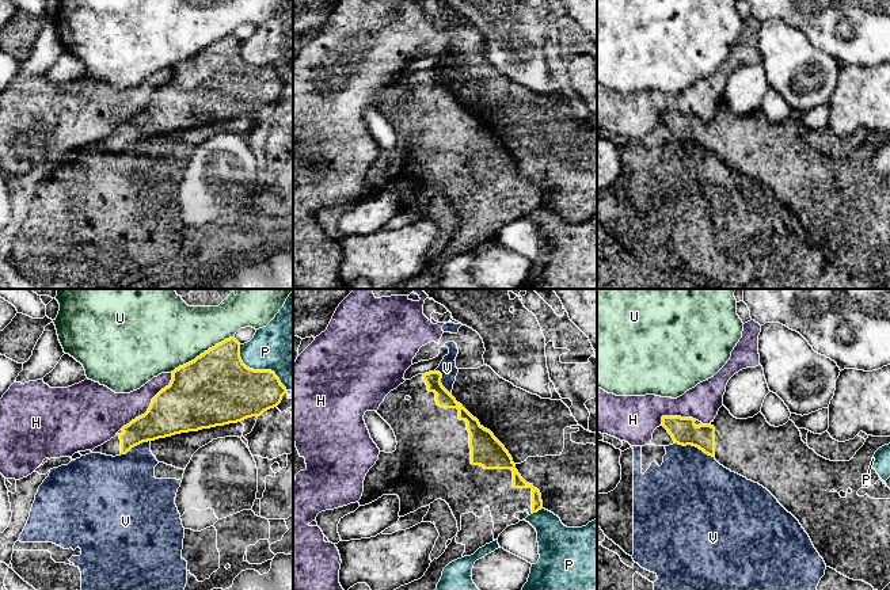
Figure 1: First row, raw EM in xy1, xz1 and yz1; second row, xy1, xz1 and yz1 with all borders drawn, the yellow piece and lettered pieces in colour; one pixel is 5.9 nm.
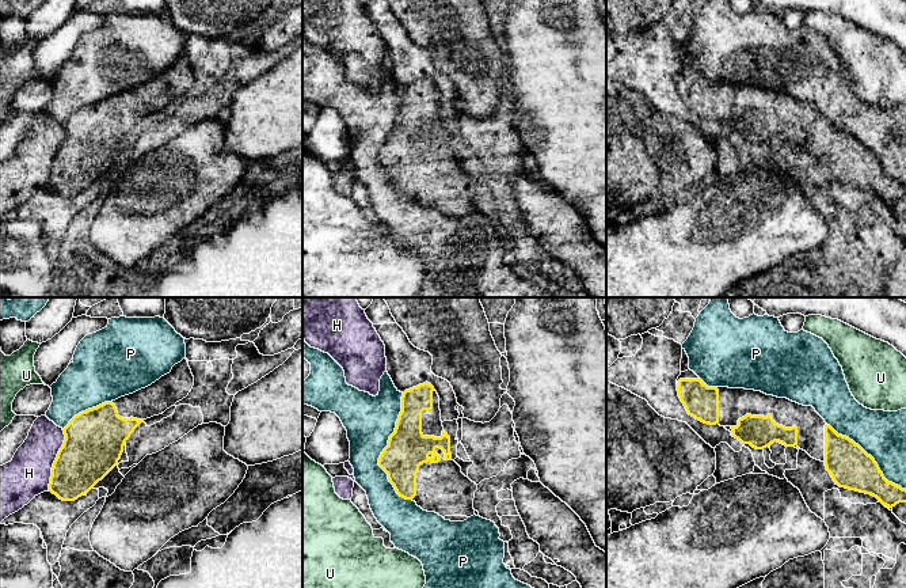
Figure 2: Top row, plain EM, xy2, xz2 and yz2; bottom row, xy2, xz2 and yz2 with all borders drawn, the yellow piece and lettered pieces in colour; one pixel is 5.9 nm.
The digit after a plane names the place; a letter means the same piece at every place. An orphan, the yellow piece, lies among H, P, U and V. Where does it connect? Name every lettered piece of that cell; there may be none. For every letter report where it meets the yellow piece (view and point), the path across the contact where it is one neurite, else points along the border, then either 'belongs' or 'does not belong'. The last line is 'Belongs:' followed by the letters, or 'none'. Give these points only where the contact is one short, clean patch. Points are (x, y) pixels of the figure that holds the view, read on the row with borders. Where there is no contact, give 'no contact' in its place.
H: xy1 (151, 404) | does not belong
P: xz2 (384, 450) | does not belong
U: xy1 (201, 354) | does not belong
V: yz1 (693, 445) | along yz1 (674, 441), (683, 445), (695, 445), (712, 457) | does not belong
Belongs: none

